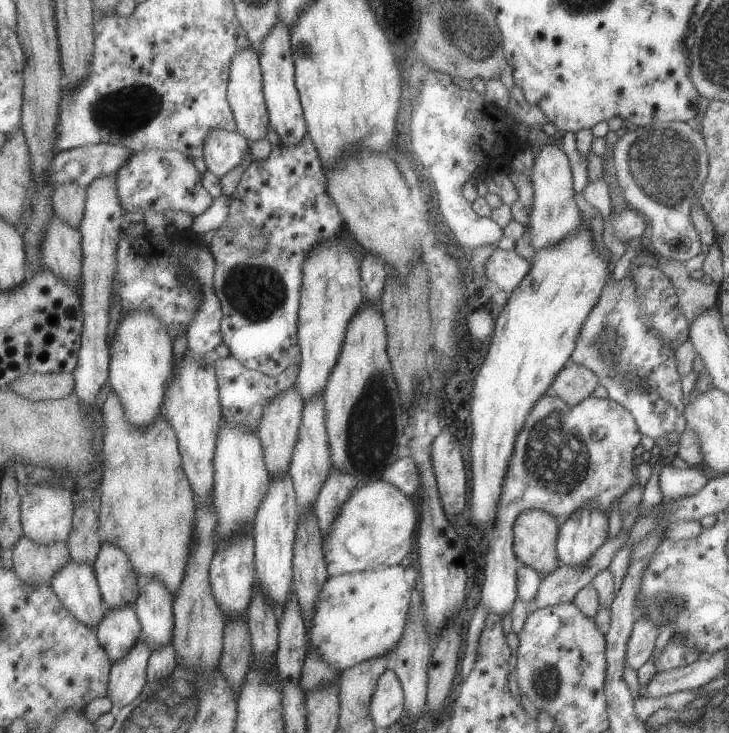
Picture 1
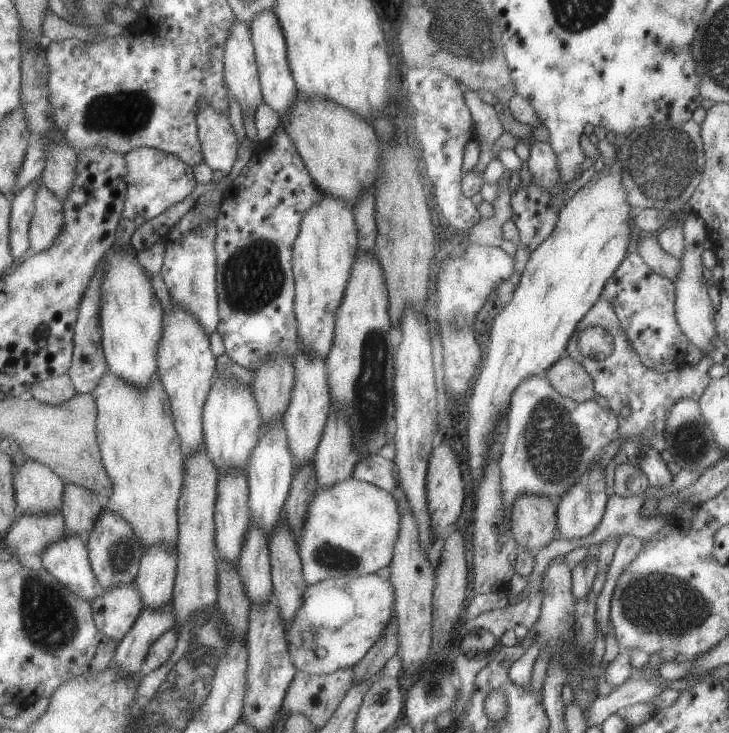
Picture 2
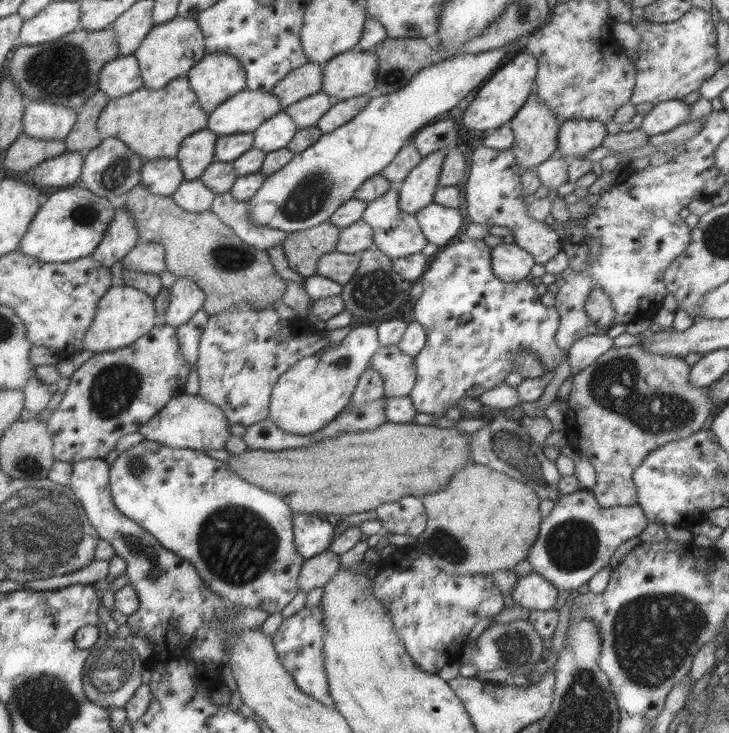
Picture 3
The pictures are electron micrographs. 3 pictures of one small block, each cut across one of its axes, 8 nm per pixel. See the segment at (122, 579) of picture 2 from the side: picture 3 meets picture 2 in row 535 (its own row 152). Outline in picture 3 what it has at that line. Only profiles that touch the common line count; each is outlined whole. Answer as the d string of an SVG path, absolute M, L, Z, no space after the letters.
M107 136L93 150L84 154L79 183L97 196L121 196L136 184L140 184L142 162L141 156L135 154L121 140Z

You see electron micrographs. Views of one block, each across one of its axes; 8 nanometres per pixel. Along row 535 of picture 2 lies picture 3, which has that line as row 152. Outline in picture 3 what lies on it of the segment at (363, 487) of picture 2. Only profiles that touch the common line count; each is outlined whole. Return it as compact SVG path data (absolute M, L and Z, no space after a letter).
M509 43L477 54L457 54L439 63L419 70L403 88L382 95L374 94L367 104L349 122L335 128L327 134L321 133L309 148L294 153L291 160L278 172L265 177L261 187L247 201L247 217L257 226L269 226L290 233L305 230L327 221L330 215L346 200L353 198L355 189L369 177L380 174L381 170L393 160L399 149L409 143L409 138L423 126L433 123L437 116L457 106L461 98L465 98L471 90L479 88L503 64L503 56L507 50L515 46Z

